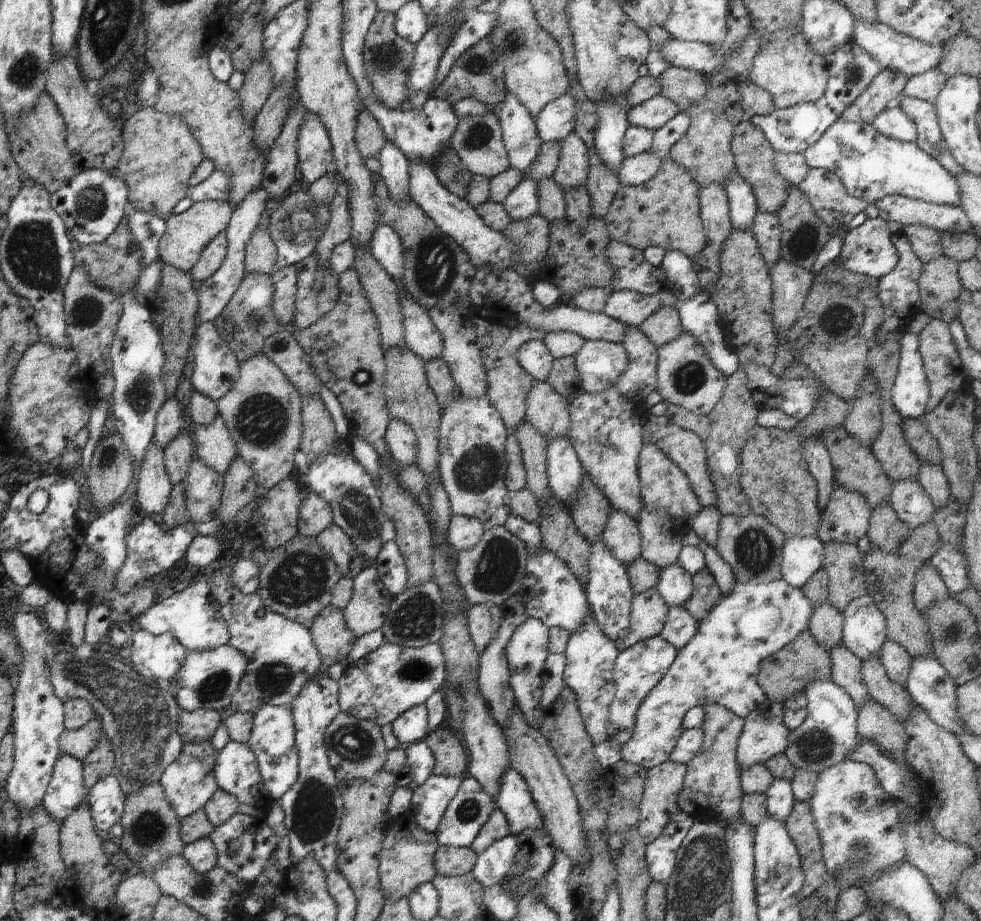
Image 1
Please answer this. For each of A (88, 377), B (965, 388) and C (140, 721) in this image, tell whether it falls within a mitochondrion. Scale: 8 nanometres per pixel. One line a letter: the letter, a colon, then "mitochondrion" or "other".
A: other
B: other
C: mitochondrion

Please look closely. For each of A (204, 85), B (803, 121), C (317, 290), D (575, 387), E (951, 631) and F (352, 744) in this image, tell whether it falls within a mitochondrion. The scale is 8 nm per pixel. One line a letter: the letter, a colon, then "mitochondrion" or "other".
A: other
B: other
C: mitochondrion
D: other
E: mitochondrion
F: mitochondrion

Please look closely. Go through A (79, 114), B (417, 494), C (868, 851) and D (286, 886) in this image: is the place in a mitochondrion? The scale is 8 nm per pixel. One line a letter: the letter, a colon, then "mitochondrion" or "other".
A: other
B: other
C: mitochondrion
D: other

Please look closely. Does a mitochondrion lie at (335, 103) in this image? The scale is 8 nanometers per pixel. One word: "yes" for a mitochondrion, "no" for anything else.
no

